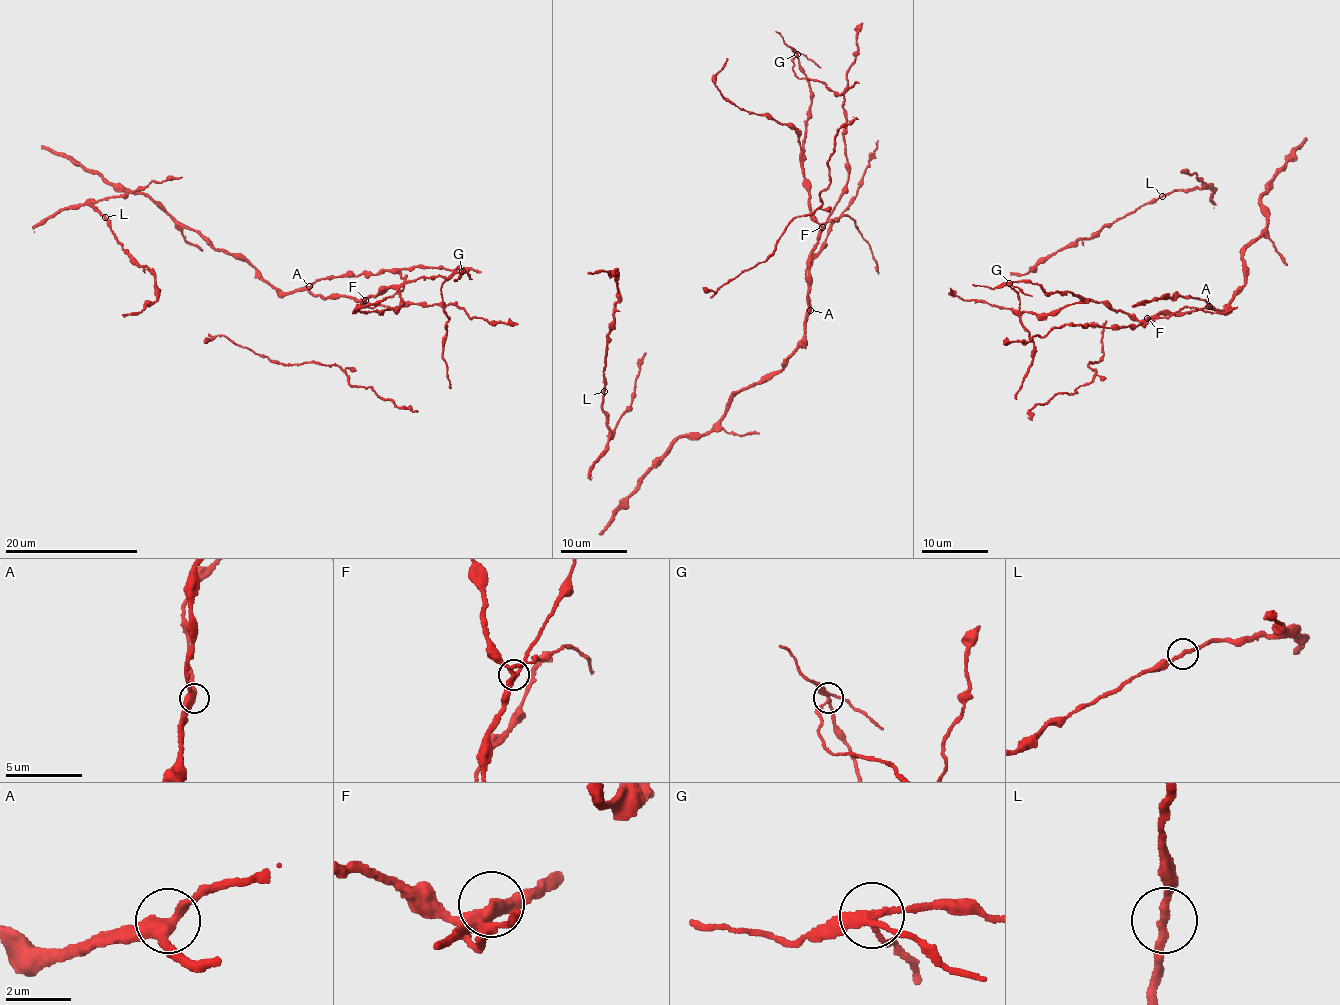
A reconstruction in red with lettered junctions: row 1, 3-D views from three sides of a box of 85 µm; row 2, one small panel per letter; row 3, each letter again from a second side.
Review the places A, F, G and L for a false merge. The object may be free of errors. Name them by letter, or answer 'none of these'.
G

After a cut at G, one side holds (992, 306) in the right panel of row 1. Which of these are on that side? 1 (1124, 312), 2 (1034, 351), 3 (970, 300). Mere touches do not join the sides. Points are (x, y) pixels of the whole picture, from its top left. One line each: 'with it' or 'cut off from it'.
1: with it
2: cut off from it
3: with it

